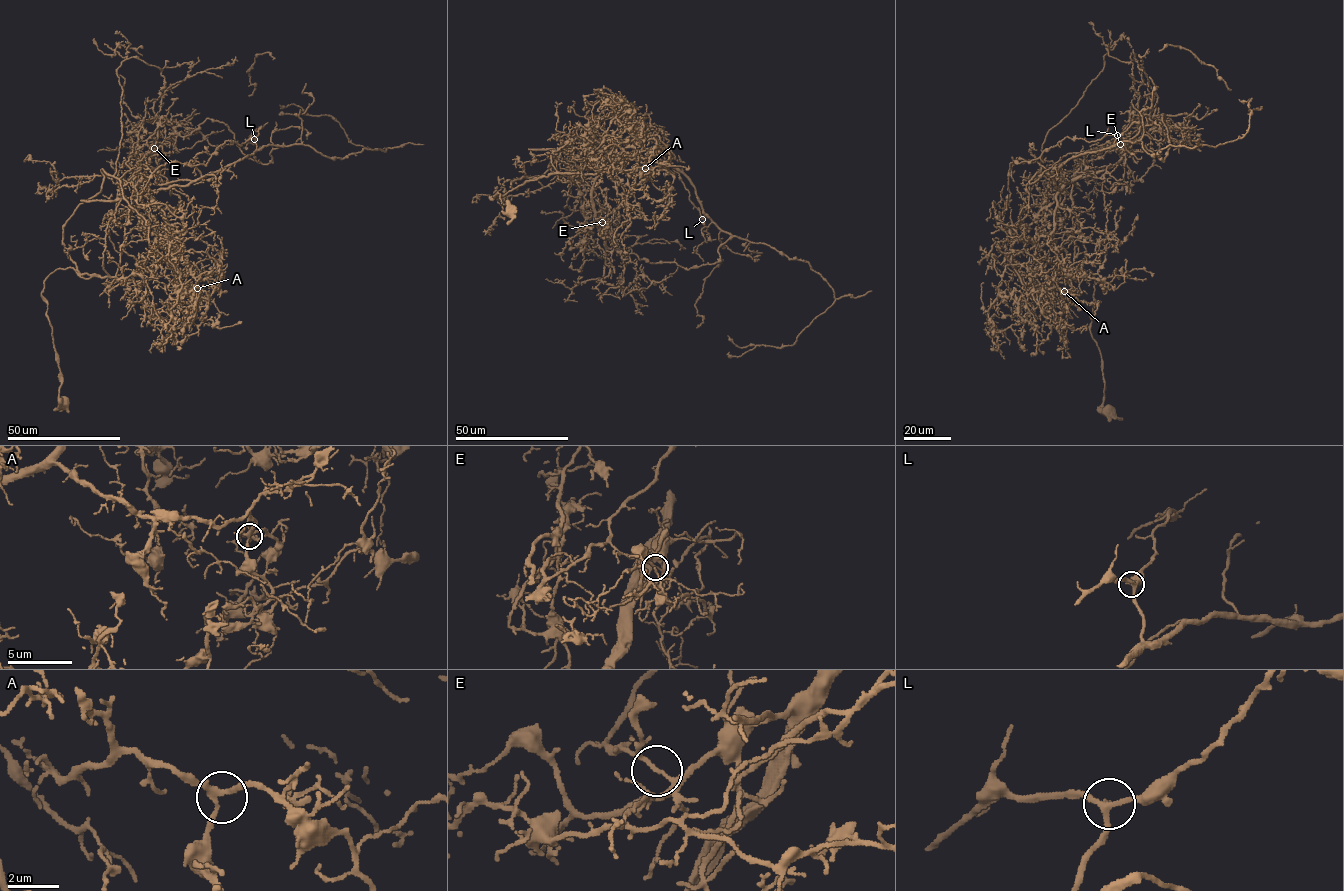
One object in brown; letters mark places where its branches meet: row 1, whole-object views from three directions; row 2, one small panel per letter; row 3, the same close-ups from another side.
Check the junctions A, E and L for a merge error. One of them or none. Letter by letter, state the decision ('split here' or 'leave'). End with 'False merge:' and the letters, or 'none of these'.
A: leave
E: split here
L: leave
False merge: E

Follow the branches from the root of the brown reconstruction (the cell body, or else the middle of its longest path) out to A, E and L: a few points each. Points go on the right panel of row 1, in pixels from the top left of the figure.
A: (1108, 411), (1090, 329), (1093, 273), (1083, 269), (1069, 284), (1060, 278), (1047, 288), (1064, 291)
E: (1108, 411), (1090, 329), (1094, 279), (1083, 269), (1069, 279), (1071, 190), (1086, 155), (1114, 140), (1120, 145)
L: (1108, 411), (1090, 329), (1094, 279), (1083, 269), (1069, 279), (1074, 216), (1053, 172), (1117, 135)

